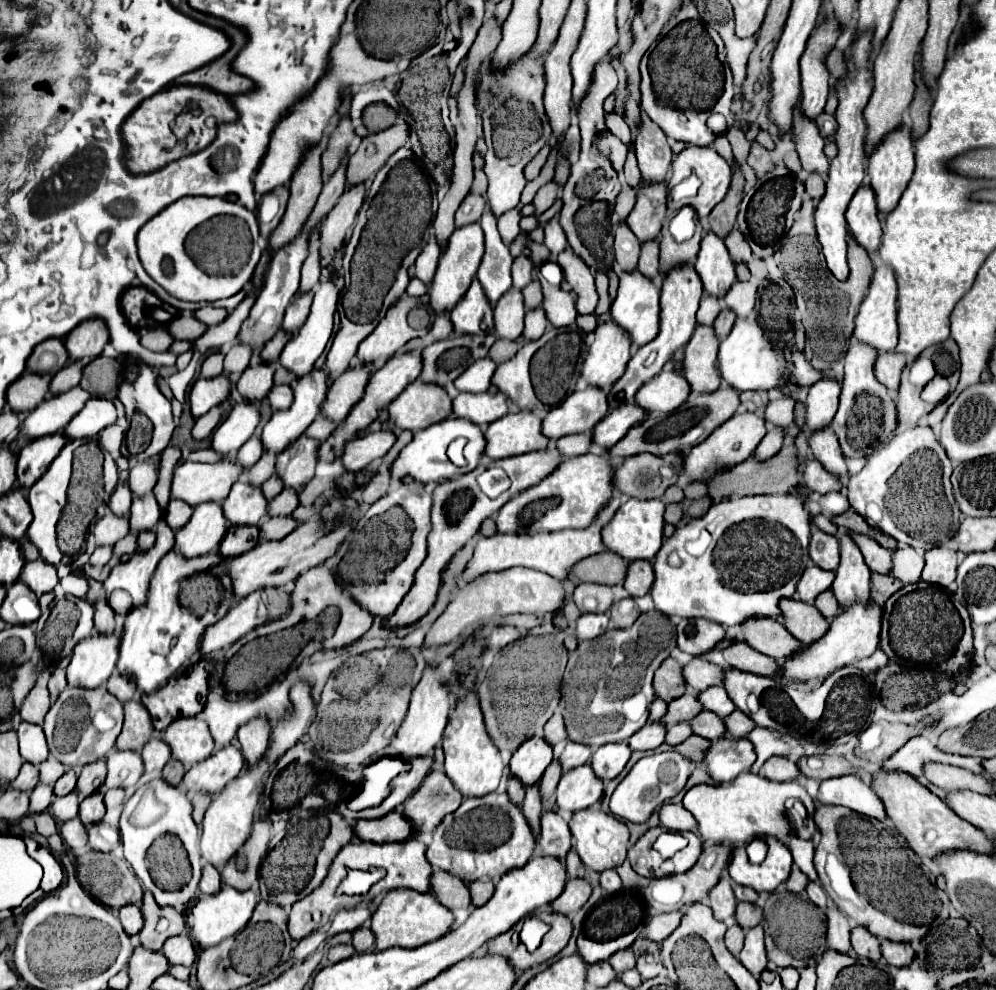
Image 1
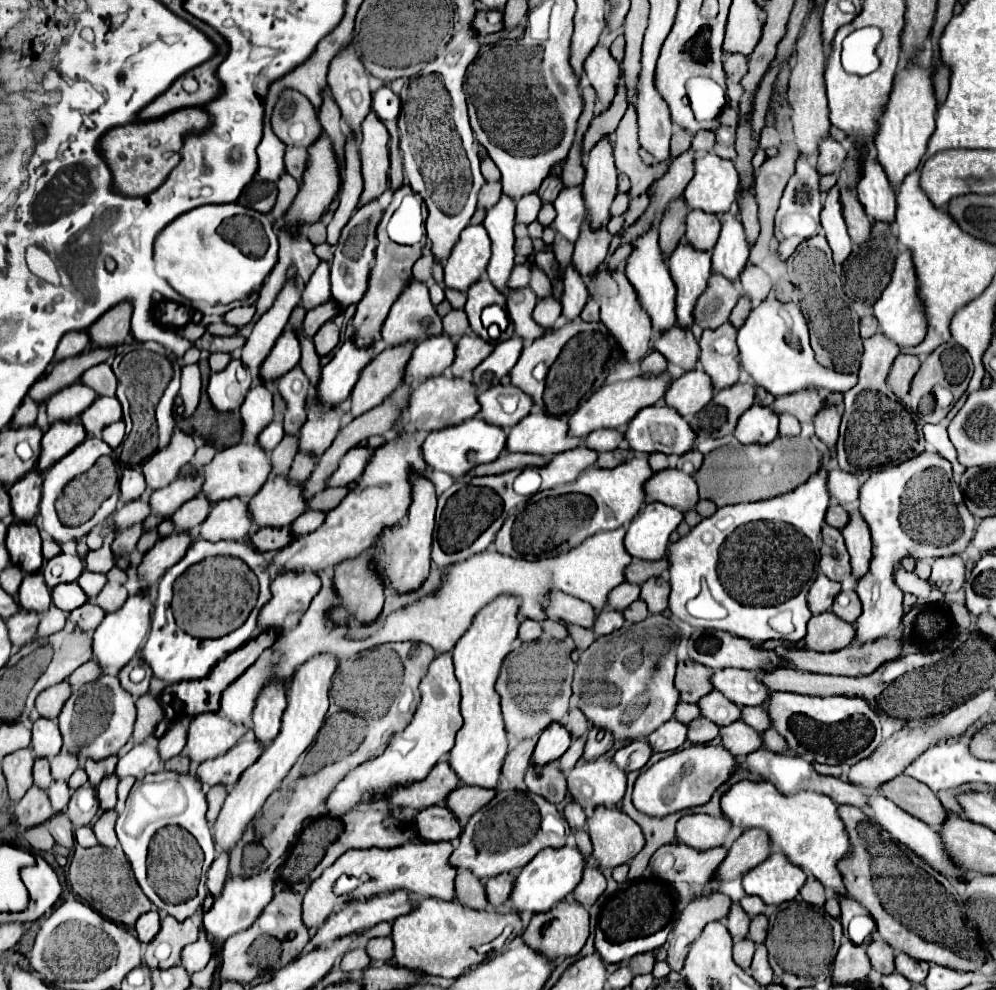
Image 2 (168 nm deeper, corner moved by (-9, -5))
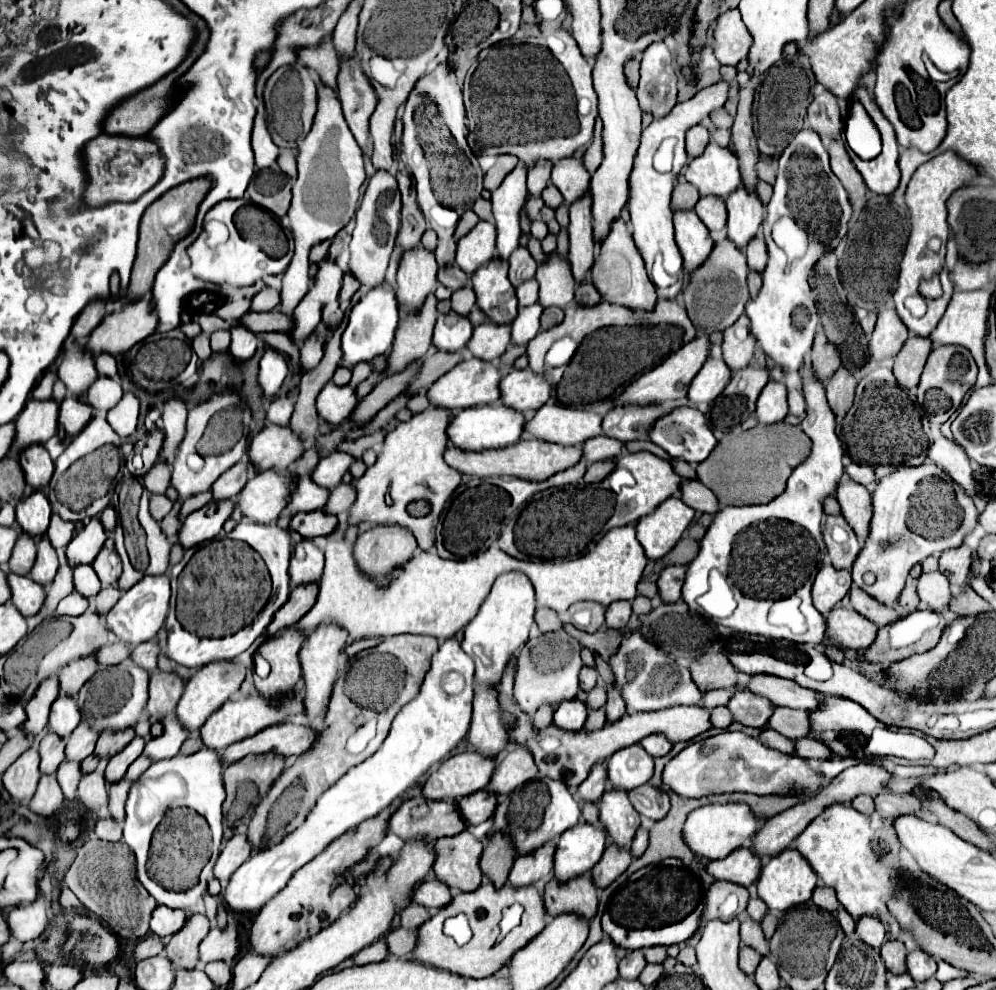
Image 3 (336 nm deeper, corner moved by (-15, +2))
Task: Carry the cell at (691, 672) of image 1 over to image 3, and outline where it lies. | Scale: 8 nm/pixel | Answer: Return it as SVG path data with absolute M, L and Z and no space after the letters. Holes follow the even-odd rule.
M773 675L749 677L749 691L767 697L777 707L791 707L803 711L815 711L821 707L821 695L813 689L805 689L789 679L779 679Z

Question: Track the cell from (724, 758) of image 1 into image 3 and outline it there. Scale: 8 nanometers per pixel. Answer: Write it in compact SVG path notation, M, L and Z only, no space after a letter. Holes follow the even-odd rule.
M886 792L878 795L875 800L875 810L885 818L895 820L901 815L911 814L922 818L919 808L919 799L913 795L899 795Z

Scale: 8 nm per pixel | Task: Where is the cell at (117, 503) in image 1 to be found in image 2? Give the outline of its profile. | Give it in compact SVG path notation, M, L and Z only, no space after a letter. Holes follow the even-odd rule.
M139 468L125 470L119 486L121 486L123 502L133 502L135 498L141 498L141 494L145 492L145 480L143 480L141 470Z

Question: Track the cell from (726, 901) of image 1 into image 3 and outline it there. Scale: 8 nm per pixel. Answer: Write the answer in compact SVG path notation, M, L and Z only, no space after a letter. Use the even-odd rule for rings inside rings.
M745 917L741 921L741 941L743 945L759 951L761 955L769 955L769 947L767 947L767 941L763 937L763 931L761 931L761 925L755 923L753 919Z

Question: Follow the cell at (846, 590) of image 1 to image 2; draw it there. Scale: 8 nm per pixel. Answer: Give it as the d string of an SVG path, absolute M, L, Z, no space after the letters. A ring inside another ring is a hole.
M849 512L851 520L849 524L841 530L847 550L851 554L851 568L853 568L853 578L861 580L869 572L869 562L871 562L871 534L869 526L865 526L865 520L861 518L859 512Z

